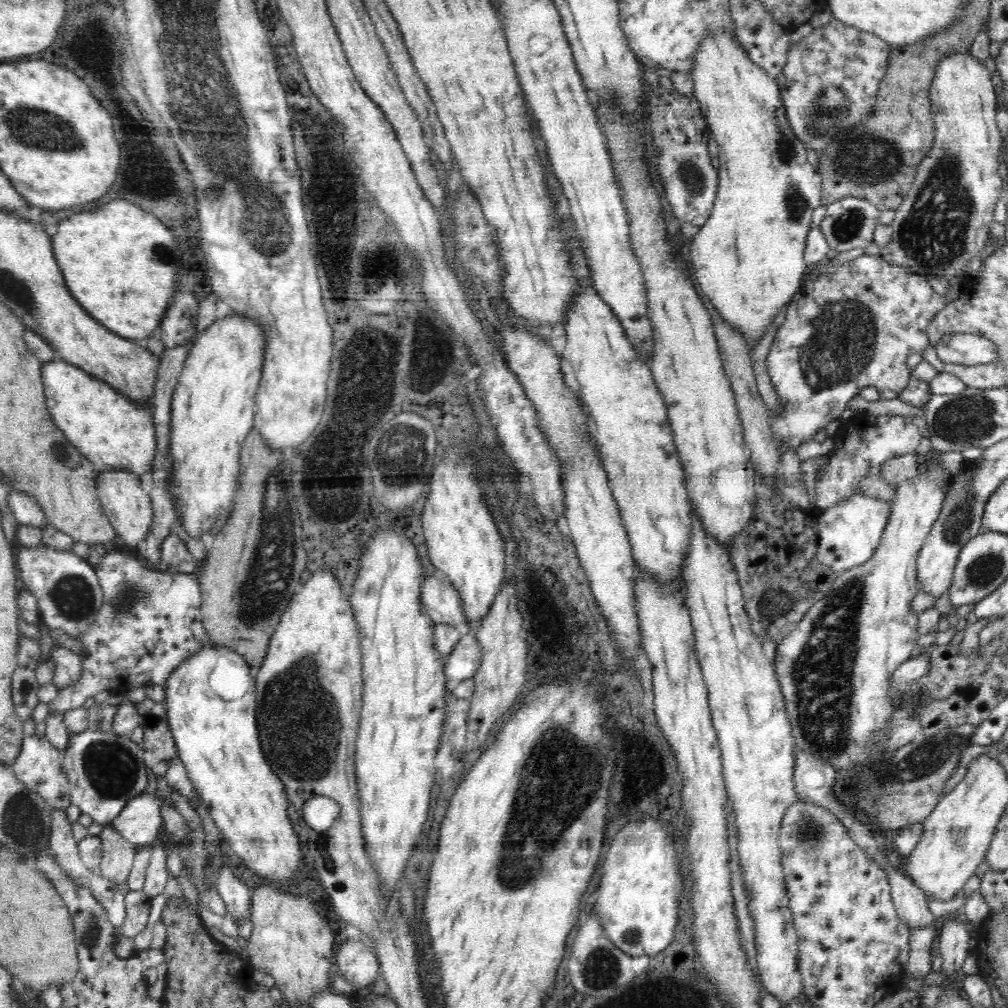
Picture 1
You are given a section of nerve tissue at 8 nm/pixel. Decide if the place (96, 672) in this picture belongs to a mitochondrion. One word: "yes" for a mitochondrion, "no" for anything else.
no

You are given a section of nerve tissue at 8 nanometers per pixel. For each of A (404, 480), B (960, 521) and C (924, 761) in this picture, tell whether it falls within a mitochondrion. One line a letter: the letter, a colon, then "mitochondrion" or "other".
A: mitochondrion
B: mitochondrion
C: mitochondrion

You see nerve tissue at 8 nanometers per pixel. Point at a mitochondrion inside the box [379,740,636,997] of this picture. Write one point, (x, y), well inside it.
(601, 970)

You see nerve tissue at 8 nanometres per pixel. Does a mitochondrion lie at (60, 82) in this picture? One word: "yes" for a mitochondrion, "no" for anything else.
no

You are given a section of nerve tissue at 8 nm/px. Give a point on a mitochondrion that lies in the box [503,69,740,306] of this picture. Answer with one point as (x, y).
(689, 173)

